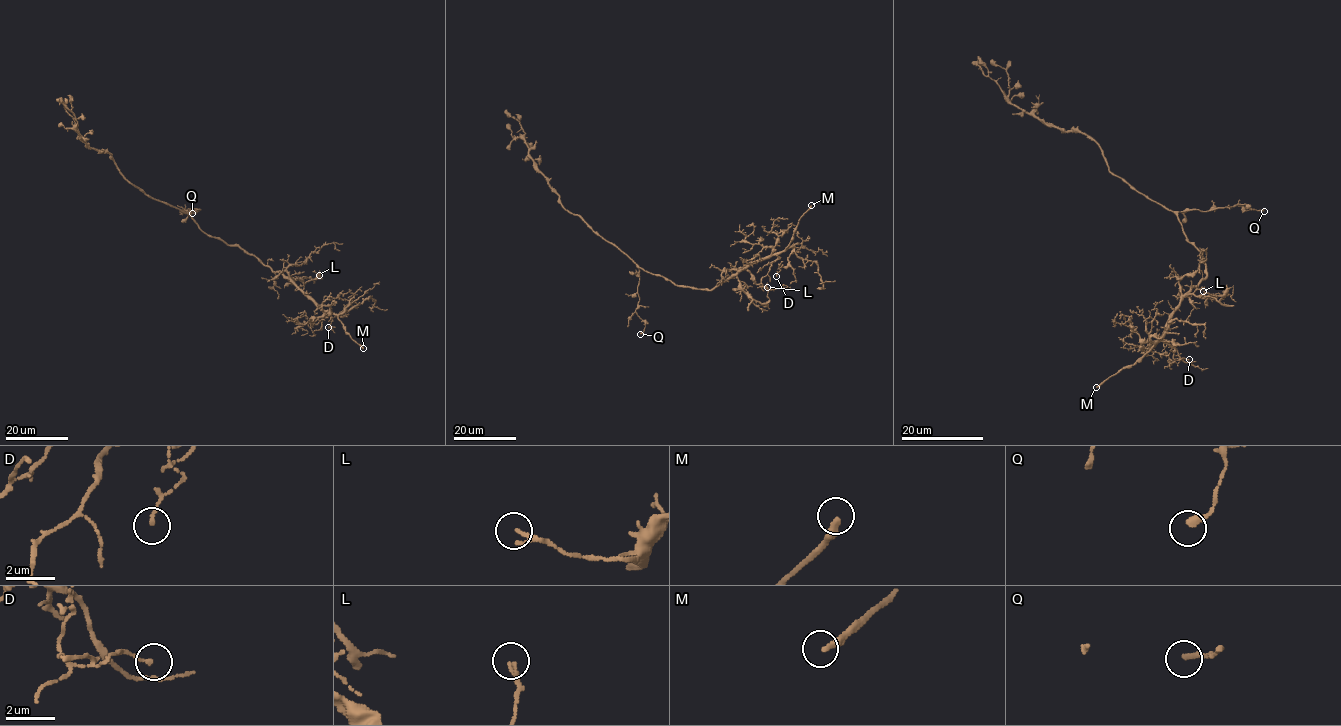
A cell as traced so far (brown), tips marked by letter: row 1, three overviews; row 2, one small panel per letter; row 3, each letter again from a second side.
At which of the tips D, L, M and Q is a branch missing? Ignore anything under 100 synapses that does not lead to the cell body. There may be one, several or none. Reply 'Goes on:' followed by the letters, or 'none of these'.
Goes on: M

